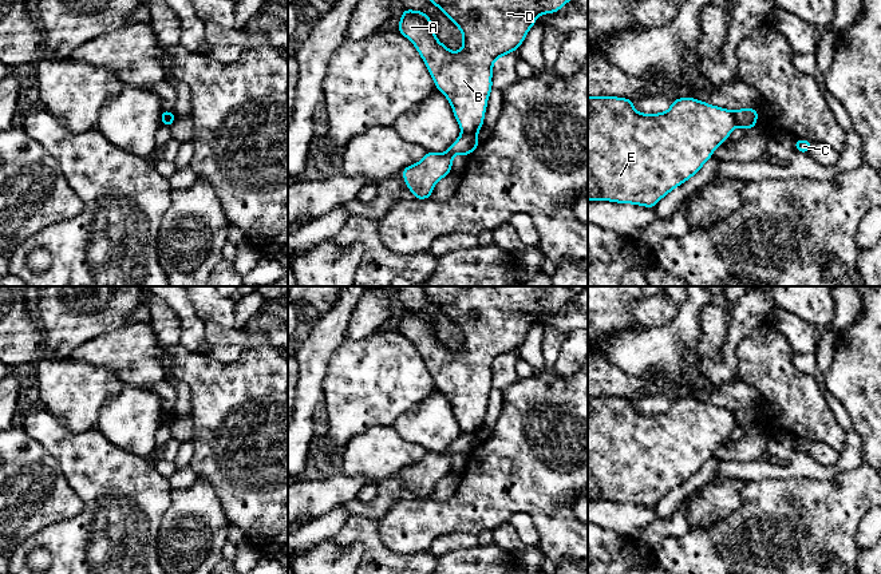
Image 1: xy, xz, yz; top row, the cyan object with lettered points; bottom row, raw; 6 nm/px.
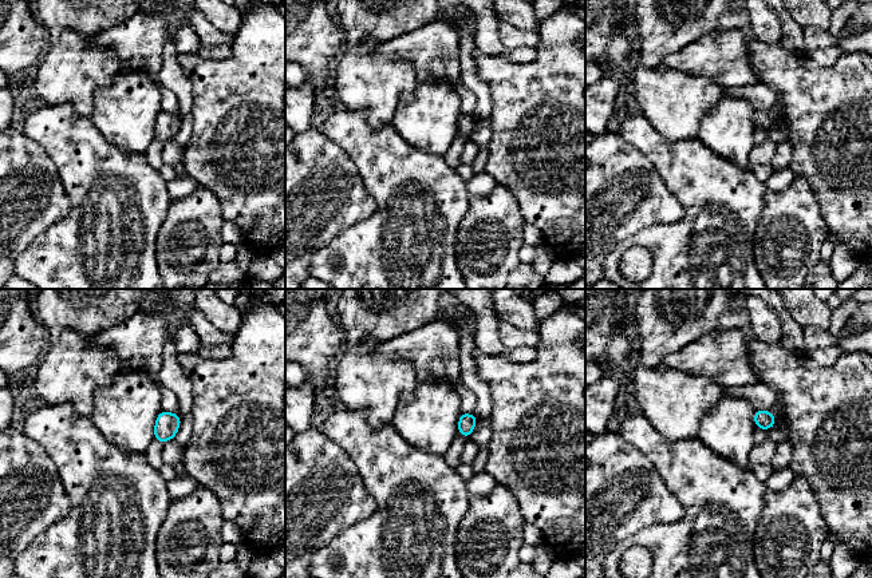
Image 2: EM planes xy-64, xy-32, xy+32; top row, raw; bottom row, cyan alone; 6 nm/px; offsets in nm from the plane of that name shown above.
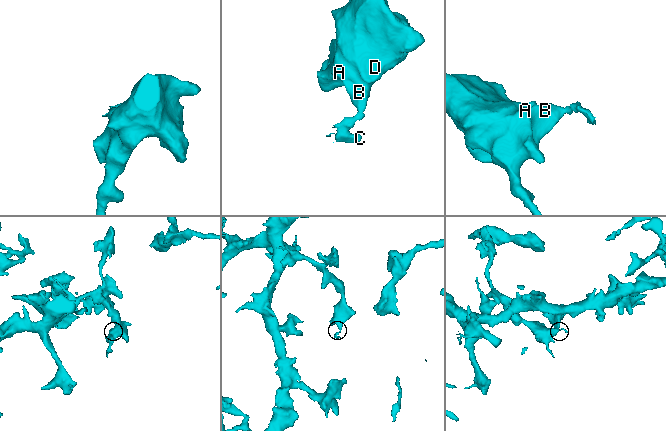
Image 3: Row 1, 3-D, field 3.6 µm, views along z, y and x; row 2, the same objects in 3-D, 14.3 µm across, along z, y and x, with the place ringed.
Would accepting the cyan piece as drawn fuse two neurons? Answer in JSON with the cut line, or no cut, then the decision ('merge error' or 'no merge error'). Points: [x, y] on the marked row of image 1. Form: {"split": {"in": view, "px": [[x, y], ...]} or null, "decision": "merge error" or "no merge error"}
{"split": {"in": "xz", "px": [[462, 131], [475, 134]]}, "decision": "merge error"}

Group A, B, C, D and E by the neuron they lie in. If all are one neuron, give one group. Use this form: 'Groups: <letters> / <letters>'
Groups: A B D E / C

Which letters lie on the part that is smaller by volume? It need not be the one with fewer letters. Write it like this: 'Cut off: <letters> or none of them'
Cut off: C

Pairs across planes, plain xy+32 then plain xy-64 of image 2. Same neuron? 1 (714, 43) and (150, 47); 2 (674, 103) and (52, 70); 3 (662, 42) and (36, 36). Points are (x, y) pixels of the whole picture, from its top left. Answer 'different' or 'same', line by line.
1: same
2: same
3: different

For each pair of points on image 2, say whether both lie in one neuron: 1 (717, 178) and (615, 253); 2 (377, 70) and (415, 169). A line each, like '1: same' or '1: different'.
1: same
2: different

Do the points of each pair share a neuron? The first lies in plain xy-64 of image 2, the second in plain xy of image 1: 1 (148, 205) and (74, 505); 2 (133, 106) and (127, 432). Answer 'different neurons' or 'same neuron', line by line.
1: different neurons
2: same neuron

